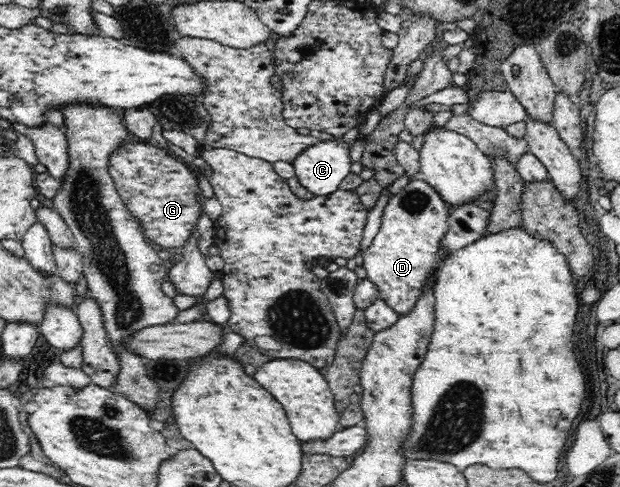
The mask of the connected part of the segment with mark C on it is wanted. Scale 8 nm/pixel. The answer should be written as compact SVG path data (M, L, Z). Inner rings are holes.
M365 121L350 128L342 137L335 137L333 140L320 140L321 142L313 143L313 146L302 150L297 158L292 162L295 174L299 182L313 195L326 195L331 191L337 190L343 178L350 173L351 156L349 155L350 147L360 138L359 125Z

